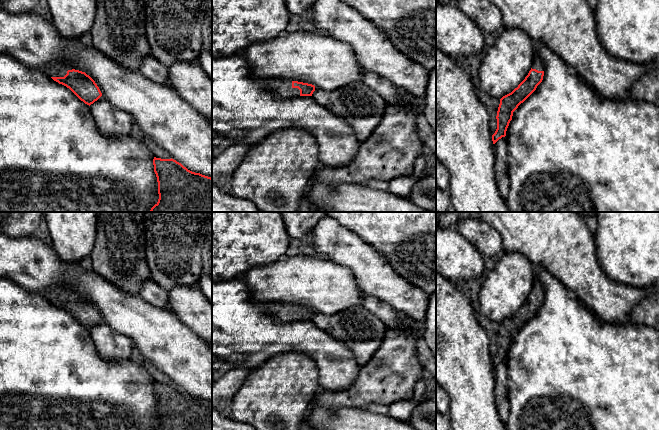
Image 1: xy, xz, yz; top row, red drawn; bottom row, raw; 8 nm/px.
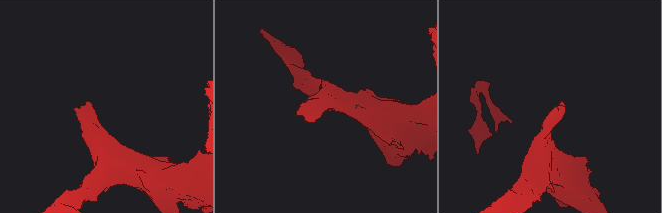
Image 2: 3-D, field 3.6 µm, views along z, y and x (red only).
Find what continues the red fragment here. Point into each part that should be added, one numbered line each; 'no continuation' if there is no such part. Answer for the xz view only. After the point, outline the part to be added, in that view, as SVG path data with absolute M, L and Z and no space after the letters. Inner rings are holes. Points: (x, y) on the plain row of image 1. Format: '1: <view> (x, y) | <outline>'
1: xz (283, 312) | M272 303L267 305L270 315L278 318L282 322L300 320L300 314L292 311L292 305L283 303Z

